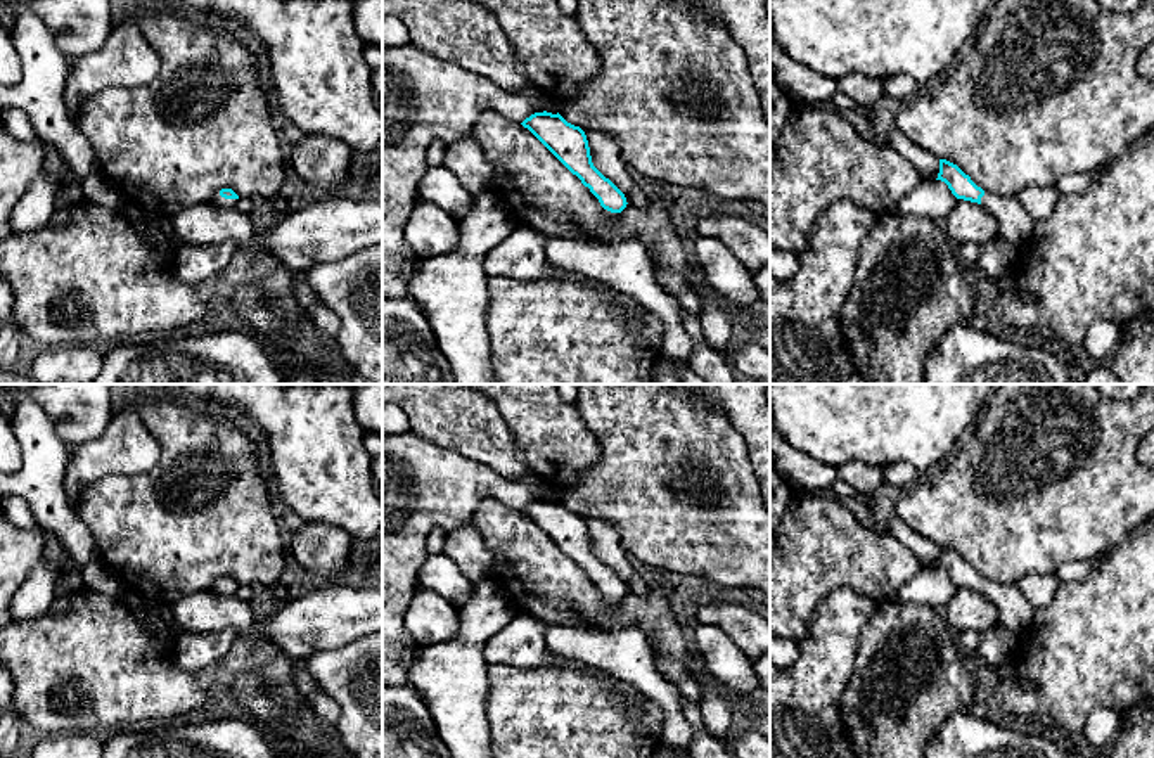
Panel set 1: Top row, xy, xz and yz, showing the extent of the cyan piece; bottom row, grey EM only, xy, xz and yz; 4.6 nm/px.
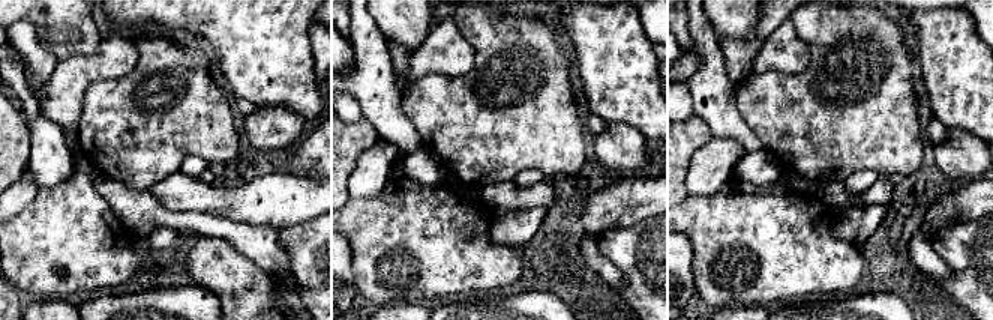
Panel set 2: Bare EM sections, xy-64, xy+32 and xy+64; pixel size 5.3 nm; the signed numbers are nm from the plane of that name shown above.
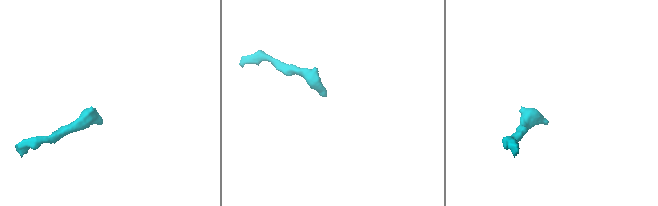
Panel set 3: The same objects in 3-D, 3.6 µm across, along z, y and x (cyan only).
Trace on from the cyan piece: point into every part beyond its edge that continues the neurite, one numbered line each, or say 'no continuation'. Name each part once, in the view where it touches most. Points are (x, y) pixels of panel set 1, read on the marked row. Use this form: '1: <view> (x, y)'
1: xy (217, 199)

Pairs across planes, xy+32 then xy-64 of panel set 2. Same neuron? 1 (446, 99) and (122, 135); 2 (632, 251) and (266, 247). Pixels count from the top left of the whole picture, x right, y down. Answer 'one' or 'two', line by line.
1: one
2: two

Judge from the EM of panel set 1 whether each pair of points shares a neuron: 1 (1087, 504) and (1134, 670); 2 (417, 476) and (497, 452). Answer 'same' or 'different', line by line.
1: different
2: different

